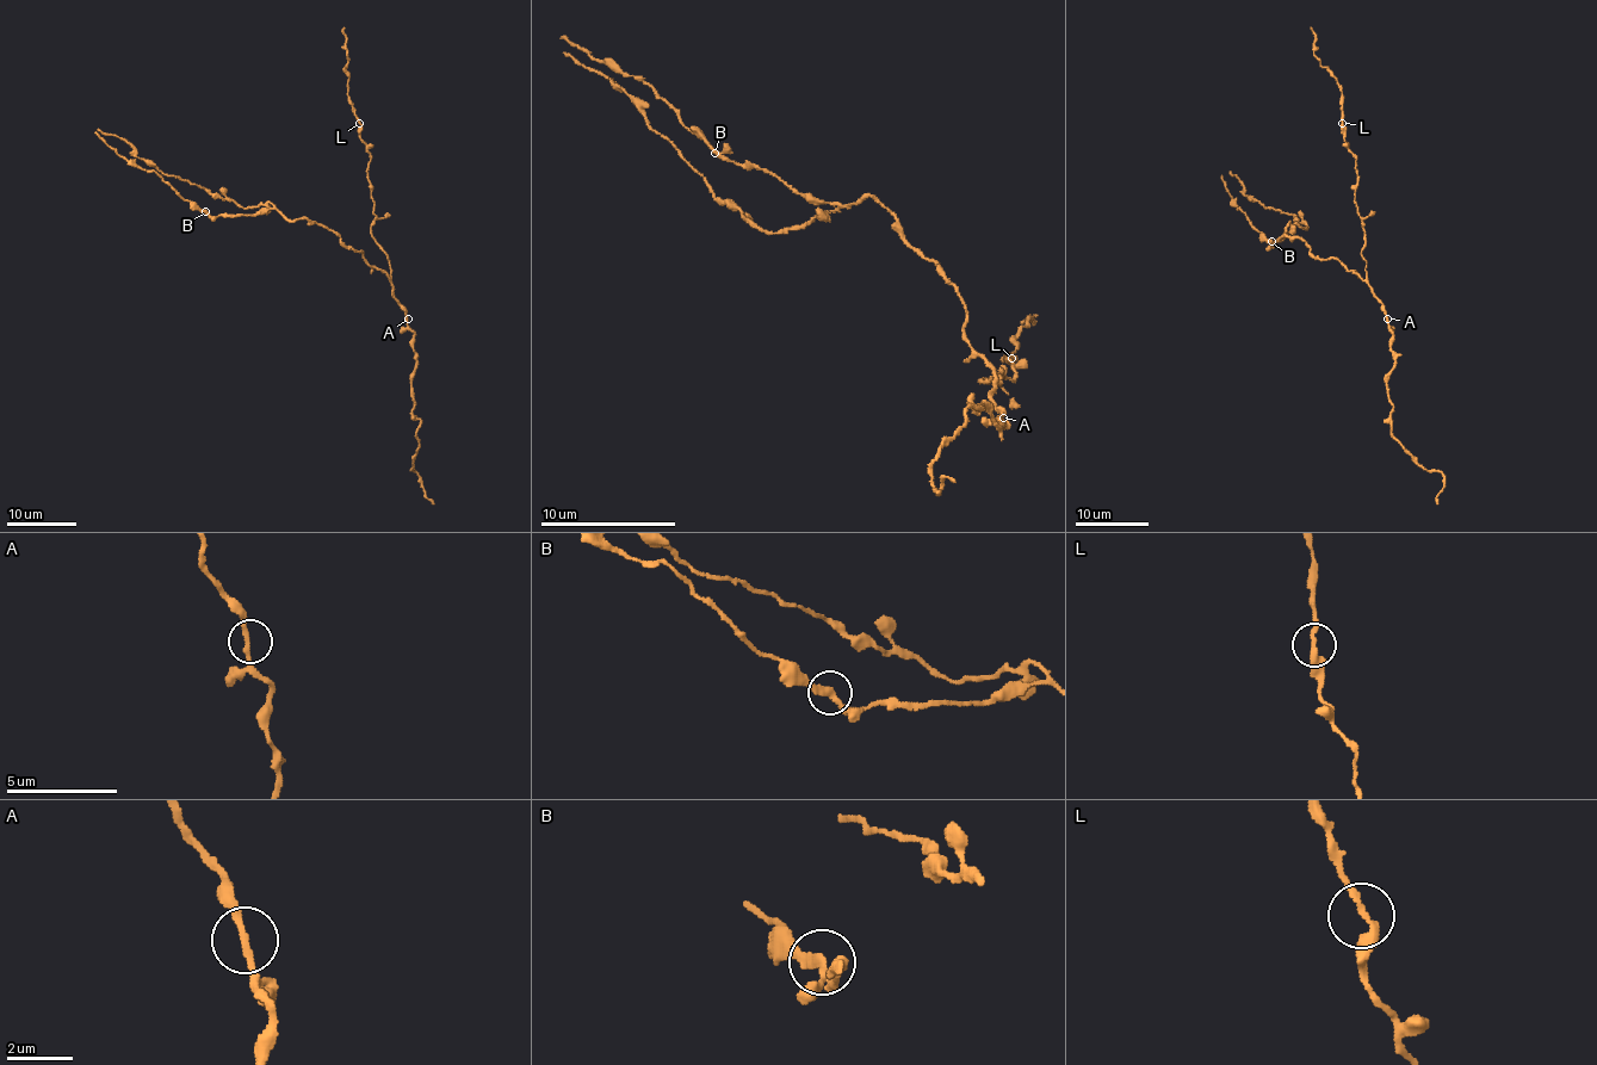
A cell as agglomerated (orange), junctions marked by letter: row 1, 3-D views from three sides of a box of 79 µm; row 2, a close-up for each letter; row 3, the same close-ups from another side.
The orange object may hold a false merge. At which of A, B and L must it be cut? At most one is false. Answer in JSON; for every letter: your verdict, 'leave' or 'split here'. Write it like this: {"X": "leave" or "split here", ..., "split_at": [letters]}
{"A": "leave", "B": "leave", "L": "leave", "split_at": []}

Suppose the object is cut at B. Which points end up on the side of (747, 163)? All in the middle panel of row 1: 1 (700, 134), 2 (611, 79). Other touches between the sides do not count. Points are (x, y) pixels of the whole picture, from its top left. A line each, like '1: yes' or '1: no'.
1: no
2: yes

